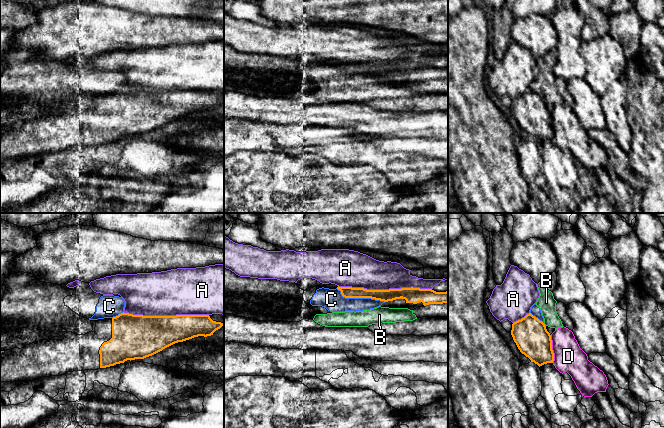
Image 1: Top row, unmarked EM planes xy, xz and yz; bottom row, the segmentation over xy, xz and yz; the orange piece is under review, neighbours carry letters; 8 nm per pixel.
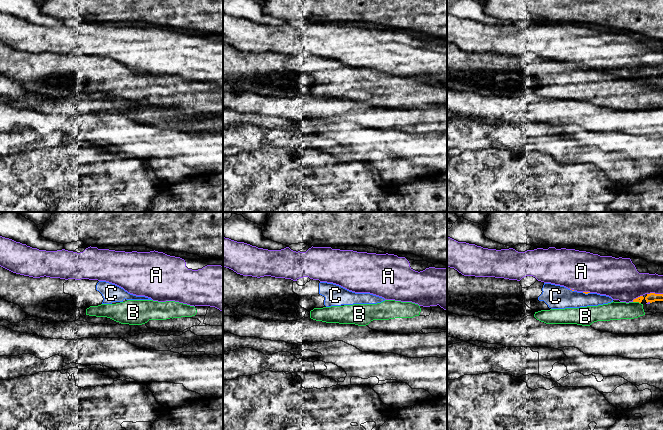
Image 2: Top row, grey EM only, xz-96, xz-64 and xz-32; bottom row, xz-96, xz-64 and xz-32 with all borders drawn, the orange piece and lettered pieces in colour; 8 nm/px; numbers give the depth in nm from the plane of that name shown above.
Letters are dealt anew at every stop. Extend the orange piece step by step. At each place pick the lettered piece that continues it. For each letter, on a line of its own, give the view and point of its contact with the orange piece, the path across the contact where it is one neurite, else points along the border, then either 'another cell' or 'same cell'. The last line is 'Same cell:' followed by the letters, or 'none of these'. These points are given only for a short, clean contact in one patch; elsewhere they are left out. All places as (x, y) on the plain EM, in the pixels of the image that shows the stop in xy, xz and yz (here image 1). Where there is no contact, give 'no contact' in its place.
A: meets orange in xz at (385, 66); another cell
B: meets orange in yz at (544, 101); another cell
C: meets orange in xz at (359, 73); border along xz (336, 64), (345, 73), (370, 73), (384, 78); another cell
D: meets orange in yz at (551, 125); another cell
Same cell: none of these

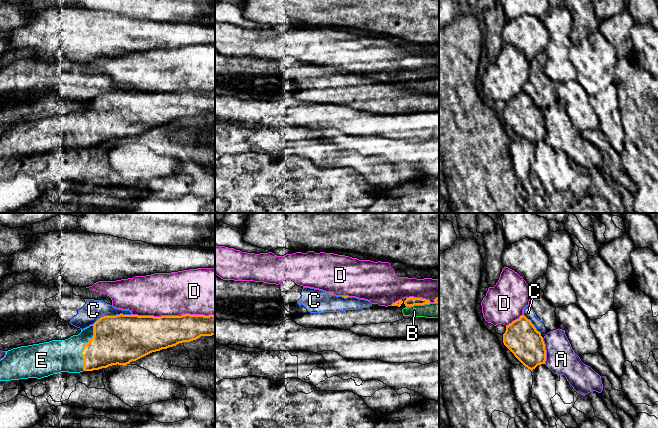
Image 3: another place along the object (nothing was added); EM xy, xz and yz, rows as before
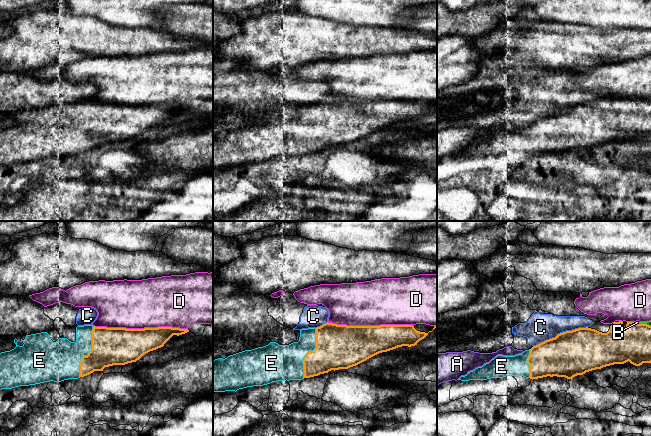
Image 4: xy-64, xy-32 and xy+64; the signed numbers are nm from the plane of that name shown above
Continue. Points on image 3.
A: meets orange in yz at (545, 127); another cell
B: meets orange in xz at (416, 80); same cell
C: meets orange in xy at (111, 92); border along xy (131, 90), (104, 91), (92, 100); another cell
D: meets orange in xy at (156, 93); another cell
E: meets orange in xy at (83, 123); same cell
Same cell: B, E

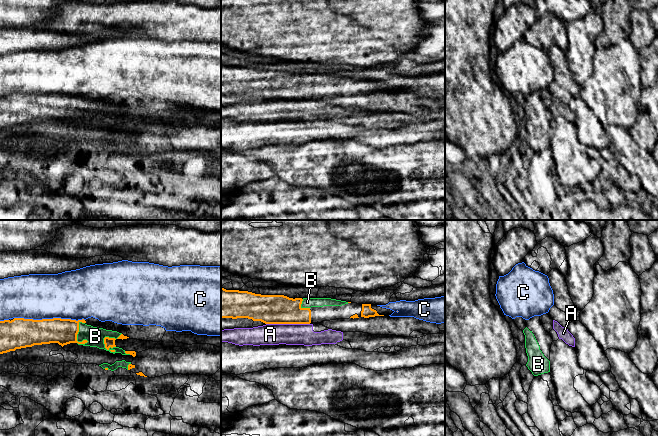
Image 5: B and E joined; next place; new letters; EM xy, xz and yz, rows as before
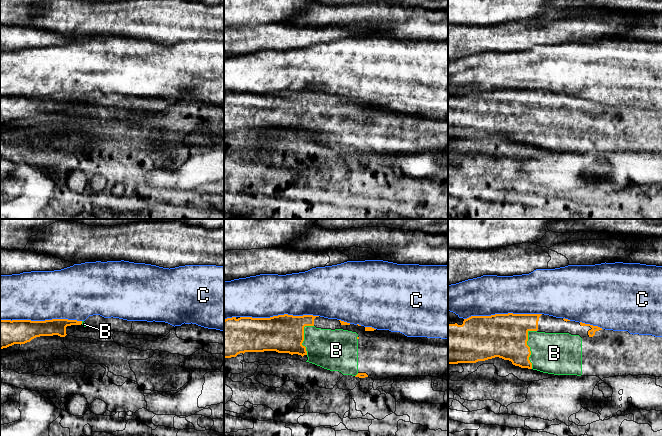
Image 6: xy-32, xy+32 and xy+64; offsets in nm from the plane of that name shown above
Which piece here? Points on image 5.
A: meets orange in xz at (288, 99); another cell
B: meets orange in xy at (108, 113); same cell
C: meets orange in xy at (49, 95); another cell
Same cell: B

